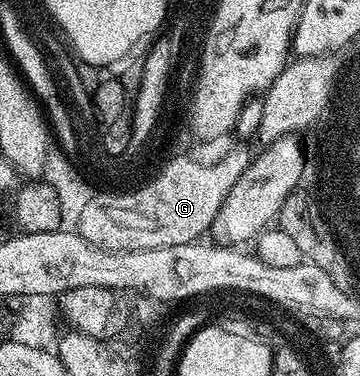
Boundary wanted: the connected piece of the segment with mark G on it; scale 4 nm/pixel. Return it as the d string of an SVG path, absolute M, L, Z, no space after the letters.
M238 144L233 150L225 152L221 158L213 162L203 162L192 154L182 153L176 156L172 164L168 164L164 177L159 181L148 185L148 189L140 190L140 193L132 194L131 200L122 198L105 198L102 193L97 193L82 210L81 220L78 225L78 233L94 246L101 246L104 250L153 250L154 248L170 248L174 244L186 244L195 242L201 236L207 235L212 229L214 216L218 216L218 208L222 208L222 200L238 184L242 172L250 161L247 145Z

